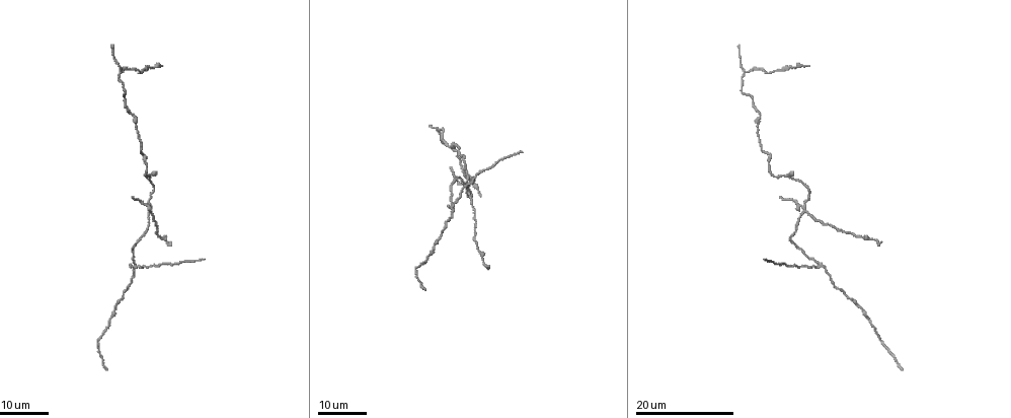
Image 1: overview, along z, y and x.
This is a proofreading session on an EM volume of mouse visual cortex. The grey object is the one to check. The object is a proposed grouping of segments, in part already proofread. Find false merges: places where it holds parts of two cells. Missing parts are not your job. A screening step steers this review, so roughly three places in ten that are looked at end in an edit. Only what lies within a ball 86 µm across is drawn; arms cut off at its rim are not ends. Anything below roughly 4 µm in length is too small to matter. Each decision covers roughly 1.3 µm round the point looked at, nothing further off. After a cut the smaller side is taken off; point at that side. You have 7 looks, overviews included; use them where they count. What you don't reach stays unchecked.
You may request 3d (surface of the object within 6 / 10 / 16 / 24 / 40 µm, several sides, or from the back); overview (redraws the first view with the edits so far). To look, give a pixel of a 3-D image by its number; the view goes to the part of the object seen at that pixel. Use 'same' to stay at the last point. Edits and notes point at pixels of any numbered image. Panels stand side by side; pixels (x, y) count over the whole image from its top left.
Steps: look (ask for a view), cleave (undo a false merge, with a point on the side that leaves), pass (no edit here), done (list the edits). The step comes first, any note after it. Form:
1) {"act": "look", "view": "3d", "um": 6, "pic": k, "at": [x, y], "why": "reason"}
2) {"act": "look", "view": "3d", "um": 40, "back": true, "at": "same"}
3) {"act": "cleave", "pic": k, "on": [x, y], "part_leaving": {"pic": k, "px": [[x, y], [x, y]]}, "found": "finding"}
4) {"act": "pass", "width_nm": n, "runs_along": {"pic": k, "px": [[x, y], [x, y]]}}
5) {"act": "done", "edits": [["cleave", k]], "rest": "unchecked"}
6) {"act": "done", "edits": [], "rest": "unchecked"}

{"act": "look", "view": "3d", "um": 24, "pic": 1, "at": [743, 72], "why": "a fork"}

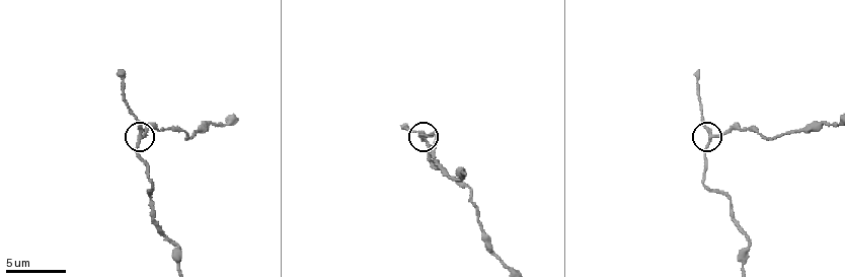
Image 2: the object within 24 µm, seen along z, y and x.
{"act": "look", "view": "3d", "um": 6, "pic": 2, "at": [142, 136]}

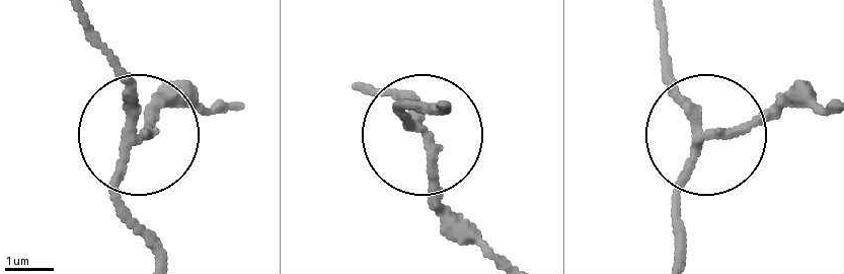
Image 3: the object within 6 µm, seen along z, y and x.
{"act": "cleave", "pic": 3, "on": [431, 195], "arms": 3, "part_leaving": {"pic": 3, "px": [[426, 130], [438, 198], [506, 259]]}, "found": "a second cell is stuck on"}

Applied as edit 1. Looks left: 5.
{"act": "look", "view": "overview"}

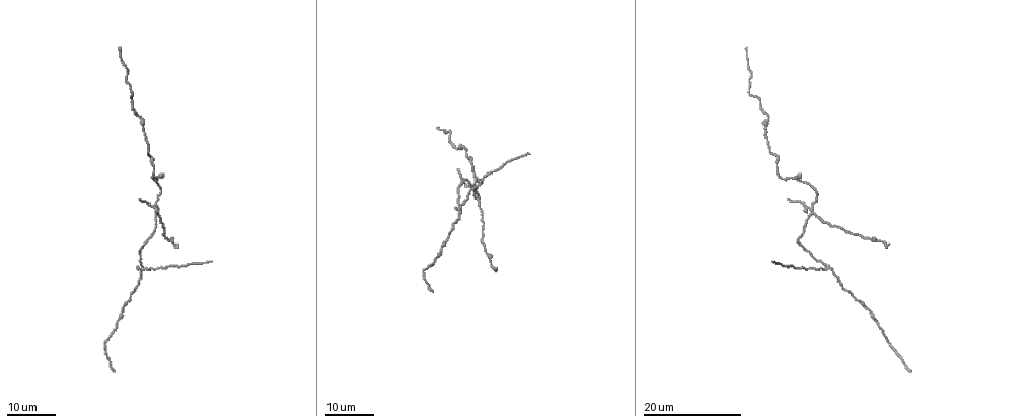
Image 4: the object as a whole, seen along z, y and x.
{"act": "look", "view": "3d", "um": 16, "pic": 4, "at": [472, 173], "why": "two arms in line, one across"}

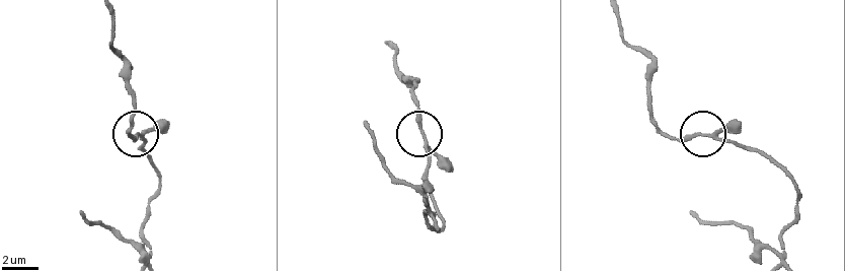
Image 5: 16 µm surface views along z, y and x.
{"act": "look", "view": "3d", "um": 10, "pic": 5, "at": [422, 133]}

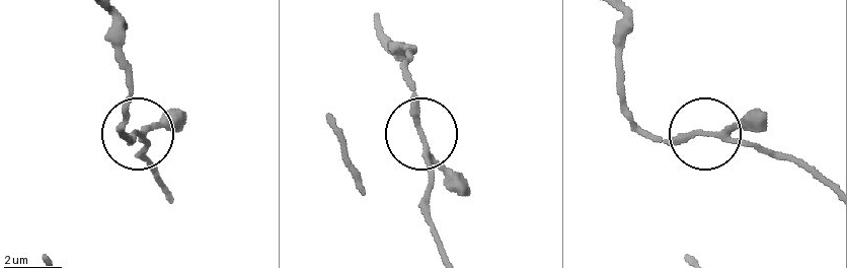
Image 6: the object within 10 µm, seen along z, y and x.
{"act": "look", "view": "3d", "um": 6, "pic": 6, "at": [140, 130]}

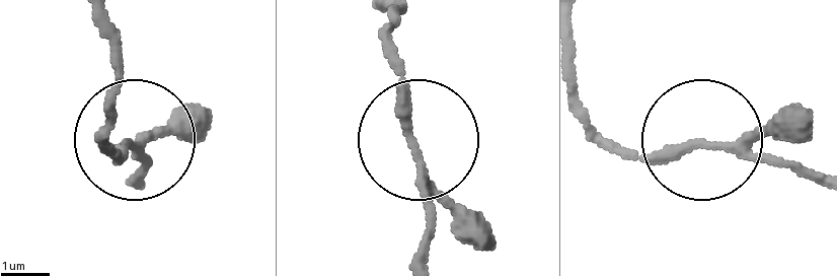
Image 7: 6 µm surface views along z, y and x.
{"act": "pass", "arms": 3, "runs_along": {"pic": 7, "px": [[820, 183], [699, 142], [626, 154], [594, 142]]}, "found": "all the same cell"}

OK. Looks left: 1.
{"act": "done", "edits": [["cleave", 3]], "rest": "unchecked"}

